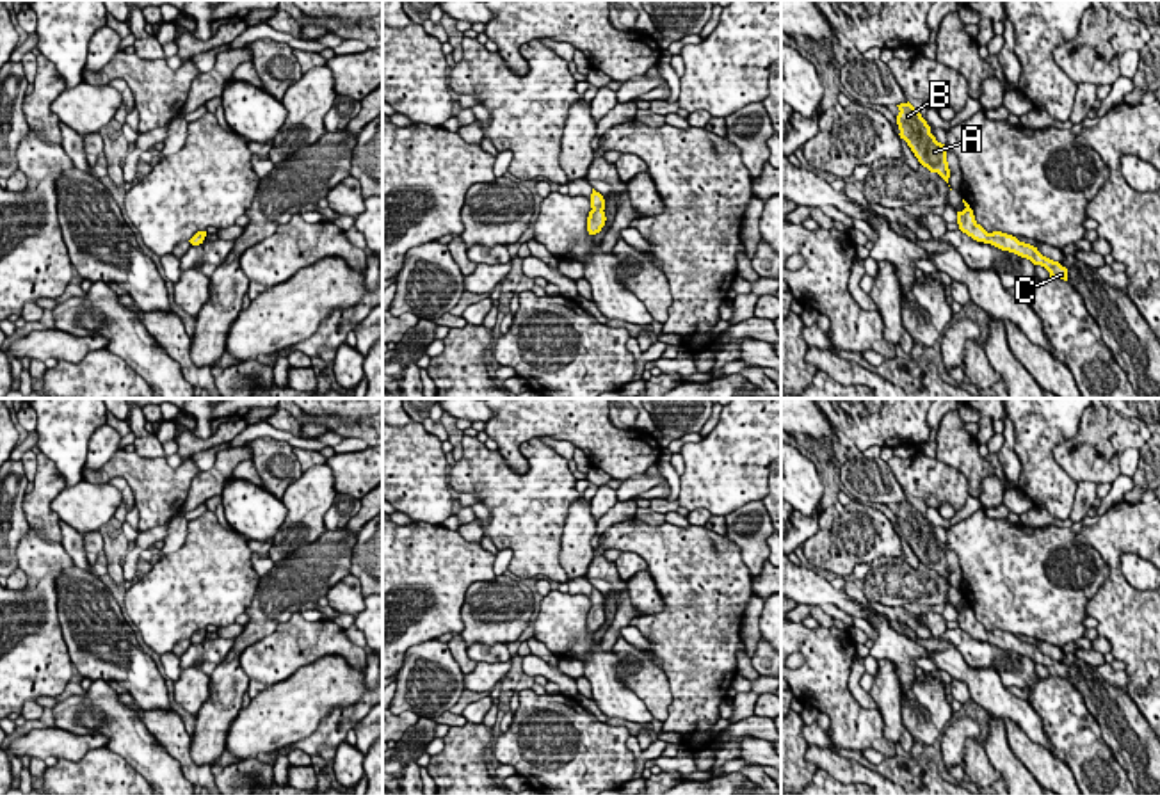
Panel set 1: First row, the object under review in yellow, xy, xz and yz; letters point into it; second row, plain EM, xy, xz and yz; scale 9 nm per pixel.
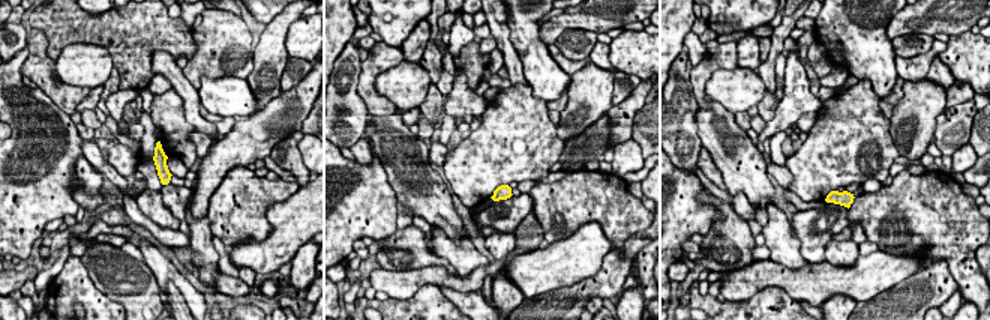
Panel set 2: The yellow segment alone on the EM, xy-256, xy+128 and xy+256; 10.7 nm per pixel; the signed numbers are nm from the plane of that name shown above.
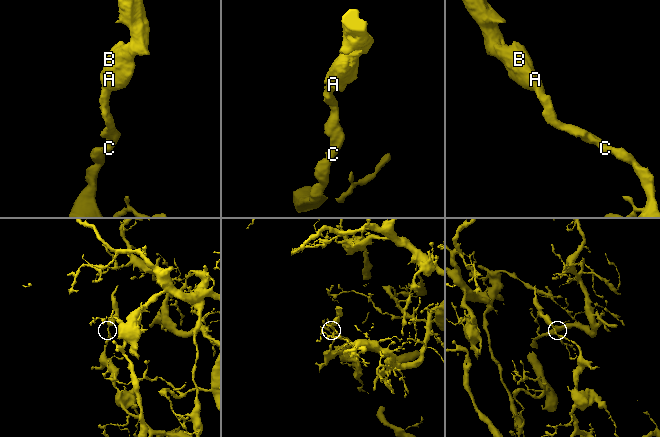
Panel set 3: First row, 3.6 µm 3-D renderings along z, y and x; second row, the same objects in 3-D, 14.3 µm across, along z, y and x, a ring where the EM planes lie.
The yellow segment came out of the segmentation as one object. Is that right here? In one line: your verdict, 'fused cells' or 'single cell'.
fused cells

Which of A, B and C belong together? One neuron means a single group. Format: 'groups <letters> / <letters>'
groups A B / C

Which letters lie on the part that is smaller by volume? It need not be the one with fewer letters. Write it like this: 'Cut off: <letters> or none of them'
Cut off: A, B

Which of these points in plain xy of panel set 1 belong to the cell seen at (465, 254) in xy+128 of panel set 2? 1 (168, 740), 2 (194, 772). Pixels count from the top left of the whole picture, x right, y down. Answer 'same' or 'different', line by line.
1: same
2: same

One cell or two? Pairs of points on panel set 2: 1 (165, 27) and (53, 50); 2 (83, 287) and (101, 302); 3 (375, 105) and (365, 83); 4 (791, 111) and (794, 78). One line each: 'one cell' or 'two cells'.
1: one cell
2: one cell
3: one cell
4: one cell

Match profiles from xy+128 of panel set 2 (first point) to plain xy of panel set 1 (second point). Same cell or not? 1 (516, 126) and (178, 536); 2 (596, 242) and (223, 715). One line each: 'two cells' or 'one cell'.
1: two cells
2: two cells

